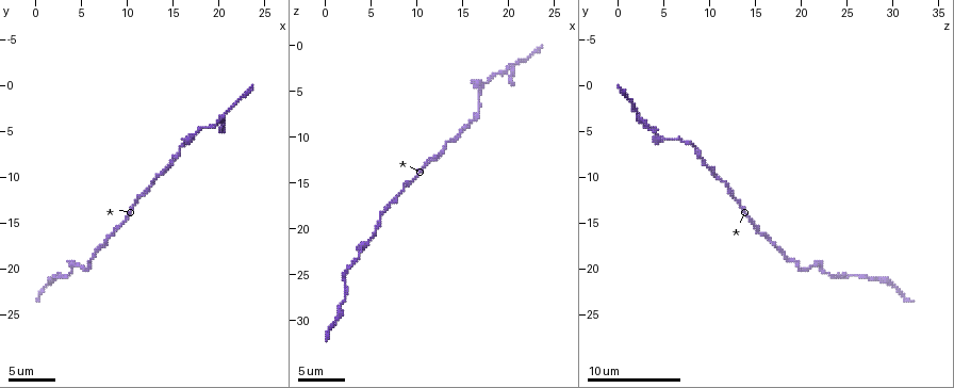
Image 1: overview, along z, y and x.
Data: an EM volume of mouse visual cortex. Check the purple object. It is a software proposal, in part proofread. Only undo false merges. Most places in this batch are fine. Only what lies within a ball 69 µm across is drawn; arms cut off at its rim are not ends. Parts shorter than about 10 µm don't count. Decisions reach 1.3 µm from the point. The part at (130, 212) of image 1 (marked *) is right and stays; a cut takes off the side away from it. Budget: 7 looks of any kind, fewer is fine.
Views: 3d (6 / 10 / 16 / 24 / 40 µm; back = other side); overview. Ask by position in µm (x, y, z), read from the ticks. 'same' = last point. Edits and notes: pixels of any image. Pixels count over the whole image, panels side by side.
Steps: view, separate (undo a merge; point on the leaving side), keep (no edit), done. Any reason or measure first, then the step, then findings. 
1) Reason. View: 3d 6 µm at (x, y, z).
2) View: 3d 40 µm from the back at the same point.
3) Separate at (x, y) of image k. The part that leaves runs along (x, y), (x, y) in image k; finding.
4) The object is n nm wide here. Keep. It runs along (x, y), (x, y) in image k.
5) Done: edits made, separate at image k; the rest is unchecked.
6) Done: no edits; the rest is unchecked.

A narrow waist. View: 3d 16 µm at (17.0, 6.0, 5.6).

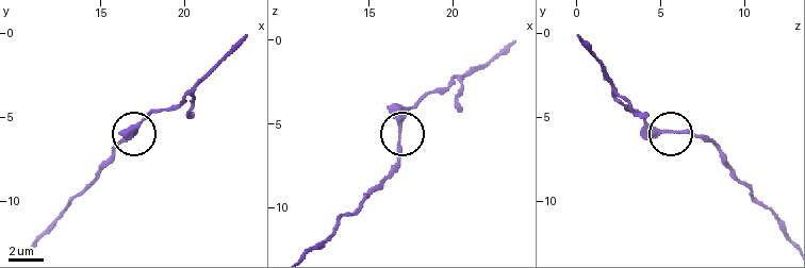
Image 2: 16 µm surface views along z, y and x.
View: 3d 6 µm at (16.7, 5.9, 5.9).

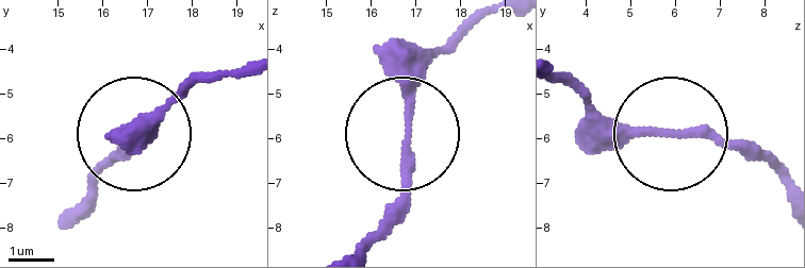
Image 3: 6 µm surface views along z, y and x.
Keep. It runs along (781, 179), (693, 133), (624, 129), (571, 87) in image 3; one neuron here.

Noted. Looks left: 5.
Sudden change in width. View: 3d 16 µm at (14.6, 9.2, 10.0).

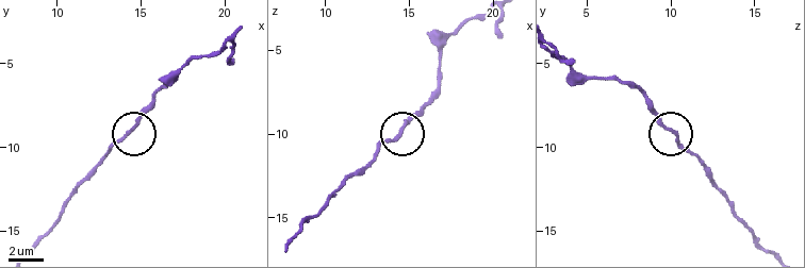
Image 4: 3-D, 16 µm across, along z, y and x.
Keep. It runs along (63, 210), (88, 172), (131, 134), (151, 101) in image 4; one neuron here.

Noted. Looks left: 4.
Thick turns thin. View: 3d 16 µm at (11.0, 12.8, 13.0).

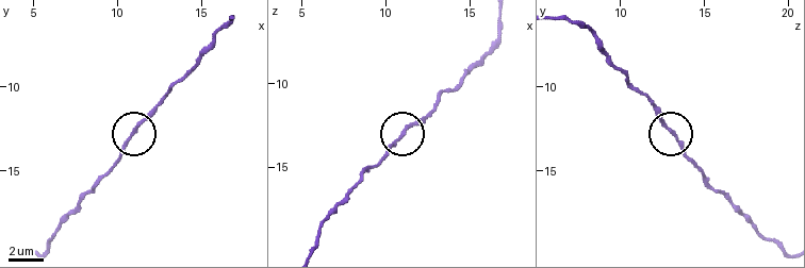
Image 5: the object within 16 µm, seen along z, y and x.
The object is 180 nm wide here. Keep. It runs along (124, 149), (128, 138), (160, 105) in image 5; one neuron here.

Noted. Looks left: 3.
Done: no edits; the rest is unchecked.

